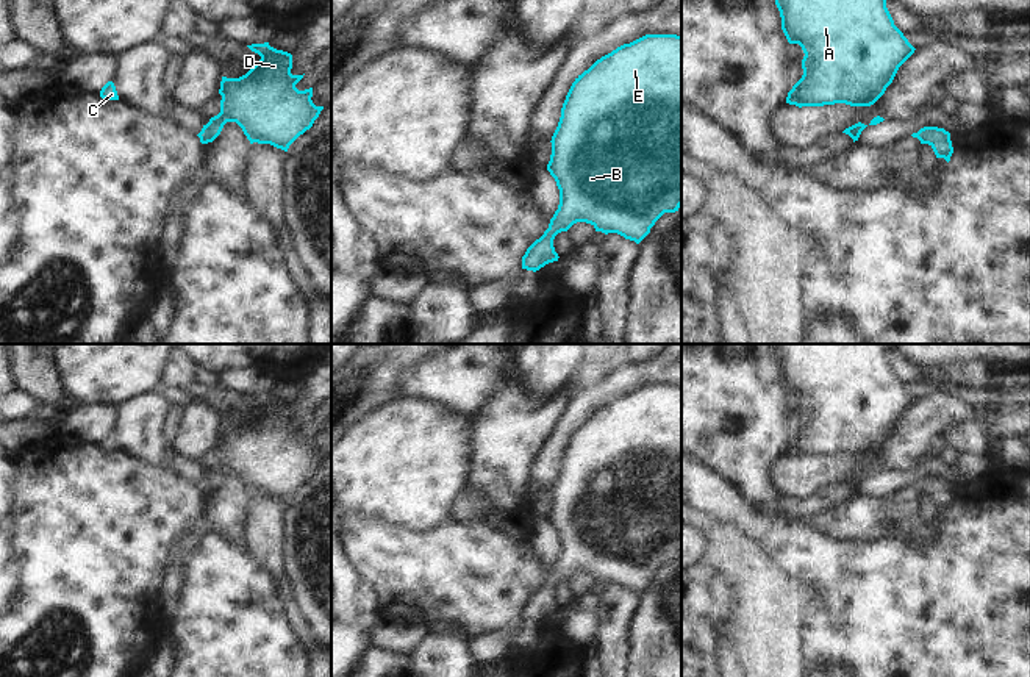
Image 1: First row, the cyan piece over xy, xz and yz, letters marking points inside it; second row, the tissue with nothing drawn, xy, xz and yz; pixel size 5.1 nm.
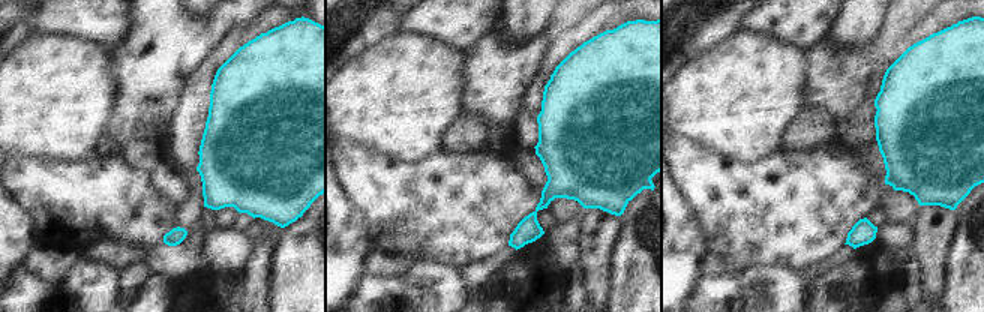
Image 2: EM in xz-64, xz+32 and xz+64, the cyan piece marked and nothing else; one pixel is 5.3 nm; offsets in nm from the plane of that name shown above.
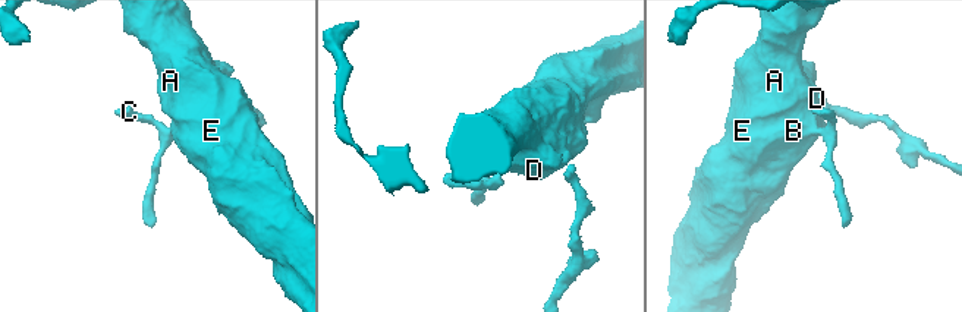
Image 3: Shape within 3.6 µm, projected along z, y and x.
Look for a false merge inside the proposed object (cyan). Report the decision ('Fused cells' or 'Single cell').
Single cell.

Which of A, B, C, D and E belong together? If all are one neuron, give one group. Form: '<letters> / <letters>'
A B C D E

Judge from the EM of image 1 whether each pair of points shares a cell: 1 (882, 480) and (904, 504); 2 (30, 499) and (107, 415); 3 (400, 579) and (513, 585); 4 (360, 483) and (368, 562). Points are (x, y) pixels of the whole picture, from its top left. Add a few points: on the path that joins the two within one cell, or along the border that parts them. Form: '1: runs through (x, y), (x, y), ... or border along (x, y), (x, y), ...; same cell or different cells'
1: border along (910, 485), (883, 501); different cells
2: border along (80, 441), (99, 444); different cells
3: runs through (429, 579), (485, 579); same cell
4: border along (347, 512), (357, 512), (399, 526); different cells

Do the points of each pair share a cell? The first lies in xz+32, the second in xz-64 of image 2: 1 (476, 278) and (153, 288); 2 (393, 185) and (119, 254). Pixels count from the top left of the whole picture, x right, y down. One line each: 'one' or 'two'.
1: two
2: two

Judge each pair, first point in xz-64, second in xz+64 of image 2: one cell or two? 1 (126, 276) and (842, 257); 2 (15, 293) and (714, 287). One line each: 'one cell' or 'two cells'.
1: one cell
2: one cell

